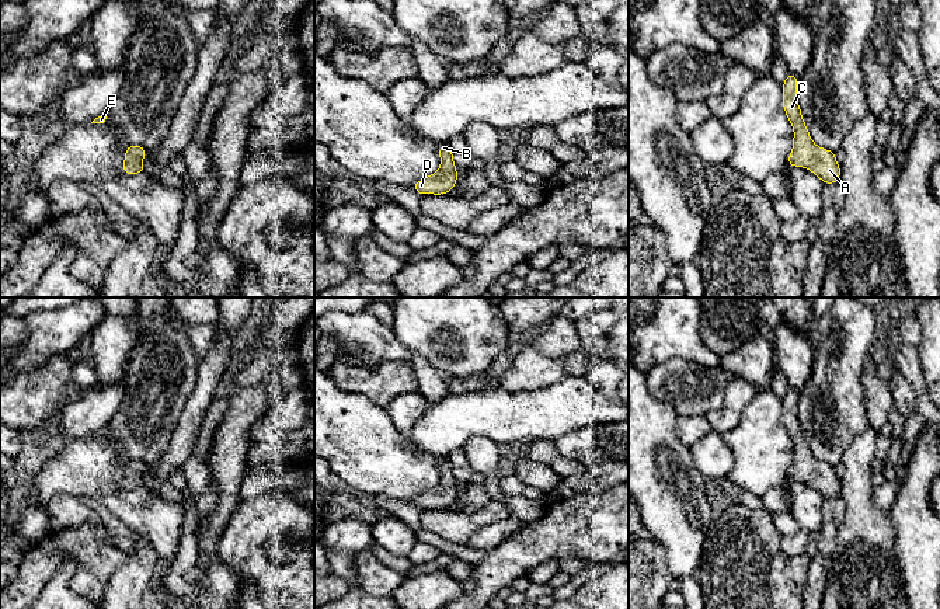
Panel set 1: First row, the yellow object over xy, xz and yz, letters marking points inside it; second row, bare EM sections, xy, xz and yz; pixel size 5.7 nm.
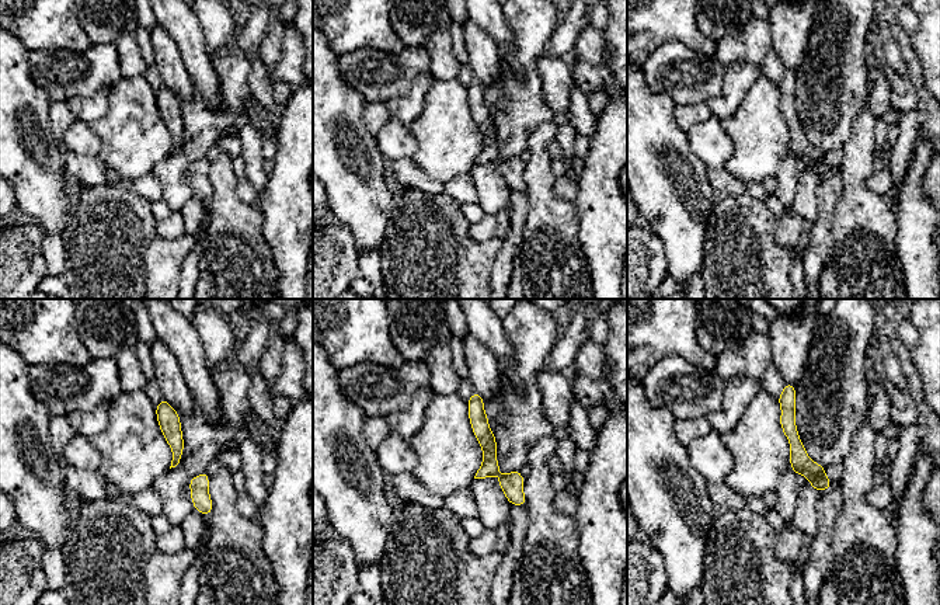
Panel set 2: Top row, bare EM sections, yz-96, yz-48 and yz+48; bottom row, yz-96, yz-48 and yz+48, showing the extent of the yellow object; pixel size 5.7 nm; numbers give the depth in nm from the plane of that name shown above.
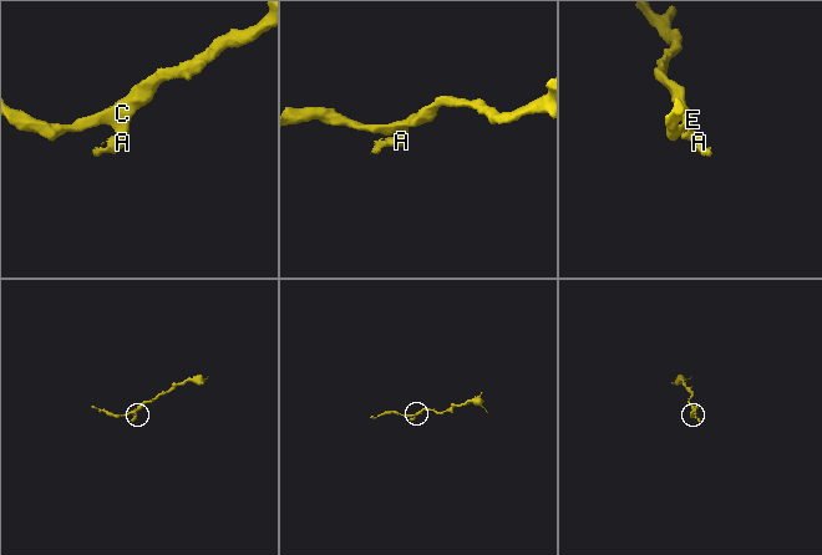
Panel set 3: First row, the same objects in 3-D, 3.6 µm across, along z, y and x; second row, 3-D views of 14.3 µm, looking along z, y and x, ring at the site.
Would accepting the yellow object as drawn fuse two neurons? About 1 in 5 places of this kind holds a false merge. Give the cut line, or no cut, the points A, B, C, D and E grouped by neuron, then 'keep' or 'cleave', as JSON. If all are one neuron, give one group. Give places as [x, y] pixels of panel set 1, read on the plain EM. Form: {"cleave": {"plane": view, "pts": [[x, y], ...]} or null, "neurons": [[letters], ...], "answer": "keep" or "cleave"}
{"cleave": null, "neurons": [["A", "B", "C", "D", "E"]], "answer": "keep"}

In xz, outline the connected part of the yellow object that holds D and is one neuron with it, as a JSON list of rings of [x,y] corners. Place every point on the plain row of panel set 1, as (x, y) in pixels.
[[[448,456],[439,459],[439,473],[441,481],[435,488],[431,488],[419,495],[417,495],[411,502],[419,509],[445,509],[453,505],[457,497],[457,483],[453,476],[453,466]]]

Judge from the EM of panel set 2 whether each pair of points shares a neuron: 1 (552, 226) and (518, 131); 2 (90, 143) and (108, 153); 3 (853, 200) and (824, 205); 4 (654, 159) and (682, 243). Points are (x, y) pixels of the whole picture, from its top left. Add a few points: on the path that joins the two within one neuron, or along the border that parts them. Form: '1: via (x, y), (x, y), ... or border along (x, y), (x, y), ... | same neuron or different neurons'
1: border along (547, 121), (531, 135), (526, 148) | different neurons
2: border along (90, 125), (100, 139), (98, 156) | different neurons
3: border along (839, 167), (842, 193), (832, 219), (831, 233) | different neurons
4: via (667, 180), (678, 204), (679, 222) | same neuron

